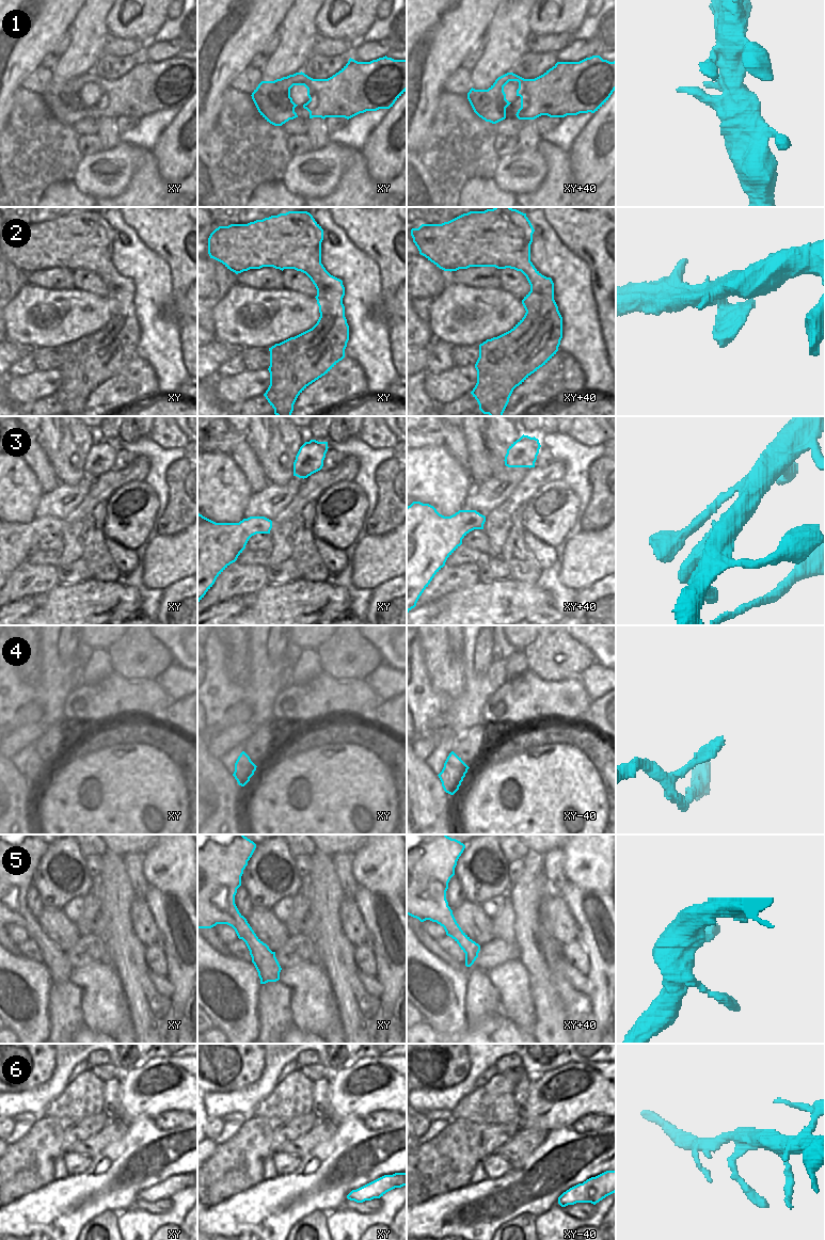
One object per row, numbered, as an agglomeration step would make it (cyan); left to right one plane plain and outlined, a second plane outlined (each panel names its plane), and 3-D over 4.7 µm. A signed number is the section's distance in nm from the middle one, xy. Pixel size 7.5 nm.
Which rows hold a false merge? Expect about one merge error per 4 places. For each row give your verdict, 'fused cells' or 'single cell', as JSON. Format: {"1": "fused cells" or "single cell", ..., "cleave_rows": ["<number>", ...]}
{"1": "single cell", "2": "single cell", "3": "single cell", "4": "fused cells", "5": "single cell", "6": "single cell", "cleave_rows": ["4"]}

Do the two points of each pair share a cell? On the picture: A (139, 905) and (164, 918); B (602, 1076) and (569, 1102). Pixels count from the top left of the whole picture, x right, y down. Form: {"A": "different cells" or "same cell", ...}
{"A": "different cells", "B": "same cell"}

